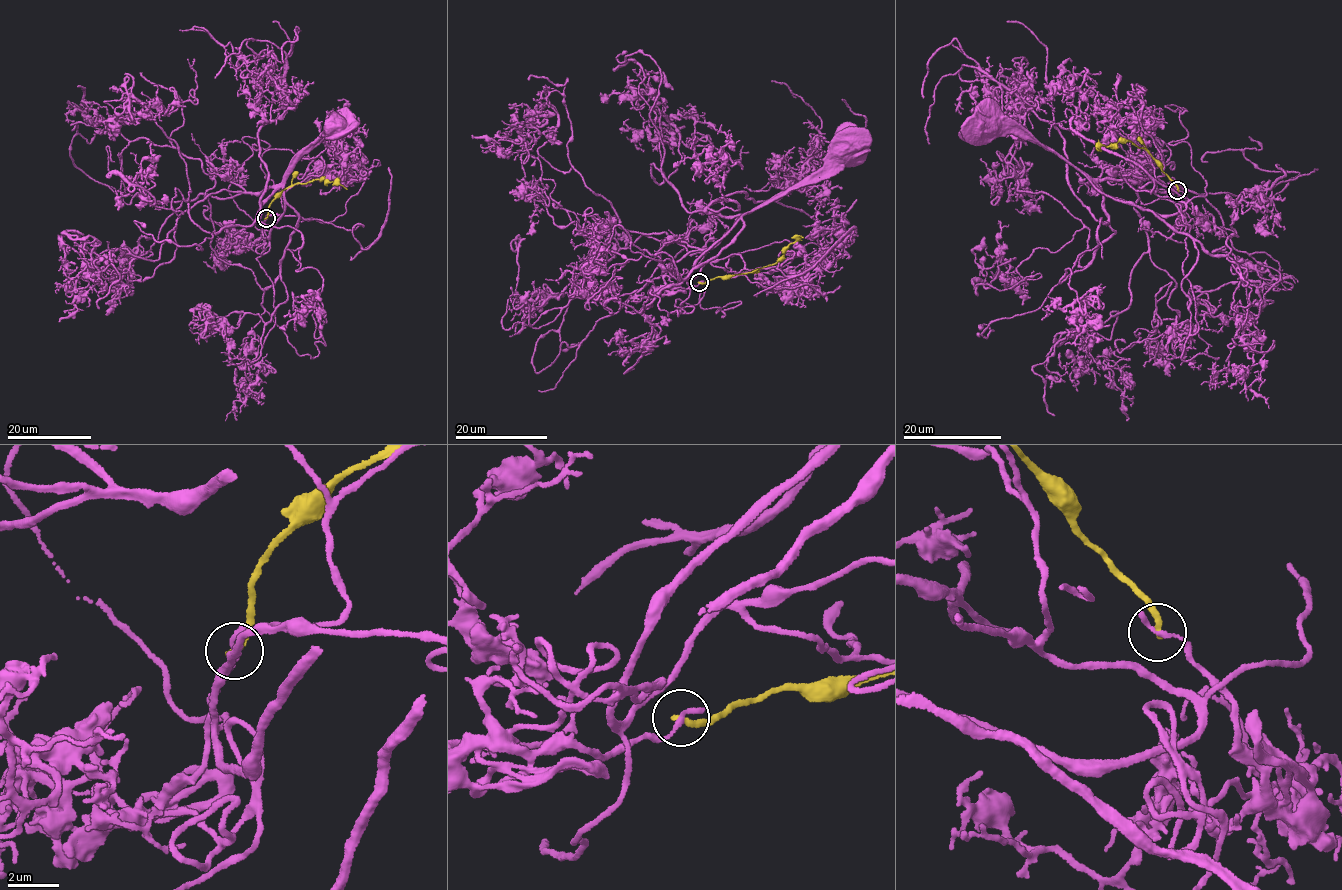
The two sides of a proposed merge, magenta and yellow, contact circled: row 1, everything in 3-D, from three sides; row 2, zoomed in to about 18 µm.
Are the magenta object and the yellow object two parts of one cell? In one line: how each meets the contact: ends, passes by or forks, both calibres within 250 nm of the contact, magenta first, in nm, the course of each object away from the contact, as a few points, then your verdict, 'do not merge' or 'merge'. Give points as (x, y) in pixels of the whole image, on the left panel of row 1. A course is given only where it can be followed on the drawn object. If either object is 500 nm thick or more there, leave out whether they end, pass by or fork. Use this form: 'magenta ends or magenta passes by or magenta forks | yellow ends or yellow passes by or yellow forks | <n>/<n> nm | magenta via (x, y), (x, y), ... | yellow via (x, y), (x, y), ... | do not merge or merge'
magenta ends | yellow ends | 240/280 nm | magenta via (265, 219), (263, 236), (267, 238), (283, 211), (284, 187), (296, 162), (311, 150), (332, 119), (337, 122) | yellow via (265, 219), (271, 203), (284, 189), (295, 184), (323, 179), (331, 183), (337, 181), (348, 189) | do not merge

